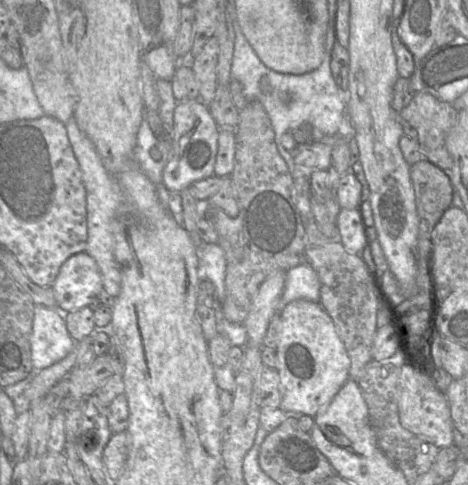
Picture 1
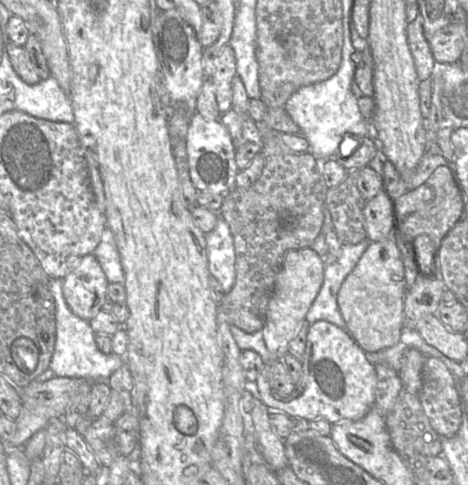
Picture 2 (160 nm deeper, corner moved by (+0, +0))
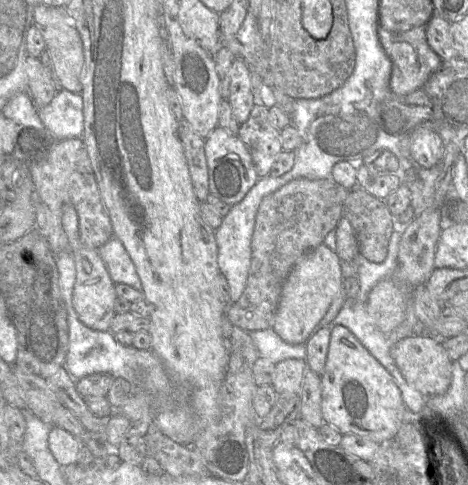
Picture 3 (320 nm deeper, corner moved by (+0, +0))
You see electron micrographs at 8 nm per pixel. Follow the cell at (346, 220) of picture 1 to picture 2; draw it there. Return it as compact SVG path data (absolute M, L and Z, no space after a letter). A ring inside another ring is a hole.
M384 190L373 199L367 200L363 213L367 240L373 243L394 237L394 203Z

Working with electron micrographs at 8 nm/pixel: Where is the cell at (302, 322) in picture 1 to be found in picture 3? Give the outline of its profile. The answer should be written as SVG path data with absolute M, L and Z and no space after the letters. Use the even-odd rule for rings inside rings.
M343 325L331 326L327 360L320 375L322 415L342 434L353 433L379 444L389 443L402 424L406 406L394 378Z

